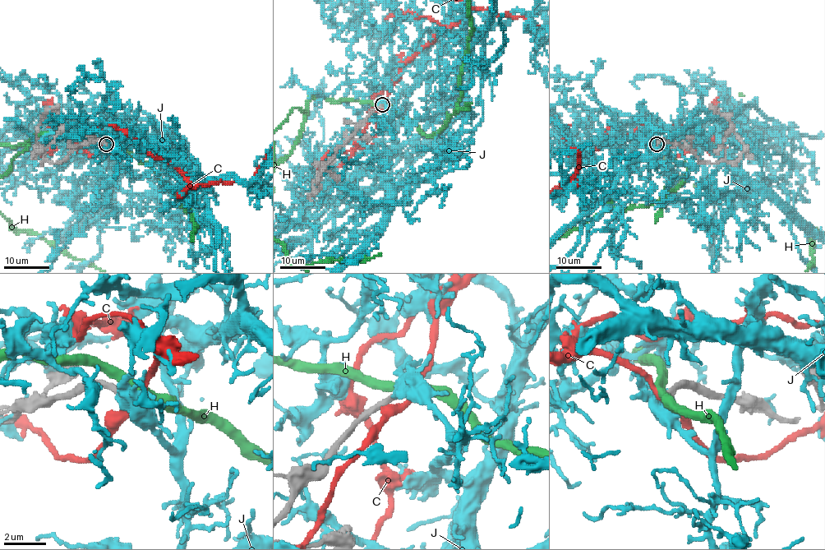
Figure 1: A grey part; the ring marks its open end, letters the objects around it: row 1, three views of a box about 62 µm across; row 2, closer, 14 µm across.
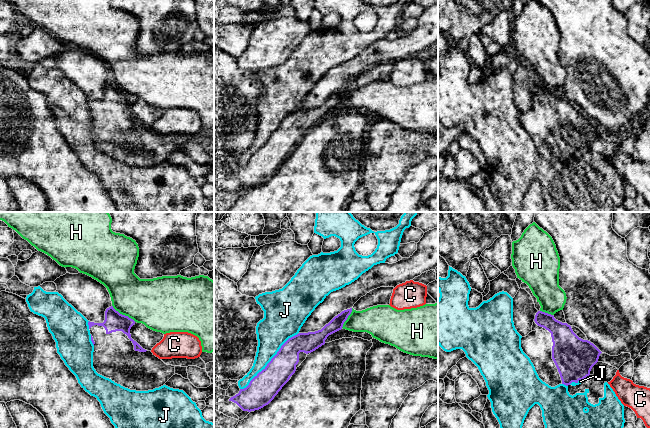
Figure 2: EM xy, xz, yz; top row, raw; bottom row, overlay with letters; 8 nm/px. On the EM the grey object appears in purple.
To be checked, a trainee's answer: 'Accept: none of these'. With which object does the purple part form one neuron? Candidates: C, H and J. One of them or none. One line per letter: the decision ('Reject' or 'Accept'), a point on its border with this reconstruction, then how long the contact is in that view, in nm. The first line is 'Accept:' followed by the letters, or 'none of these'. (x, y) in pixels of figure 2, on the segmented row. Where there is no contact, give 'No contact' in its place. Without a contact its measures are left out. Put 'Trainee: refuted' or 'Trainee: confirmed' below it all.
Accept: none of these
C: Reject. No contact
H: Reject. Touches purple at xy (123, 315). Shared border 240 nm
J: Reject. Touches purple at xz (270, 361). Shared border 650 nm
Trainee: confirmed

